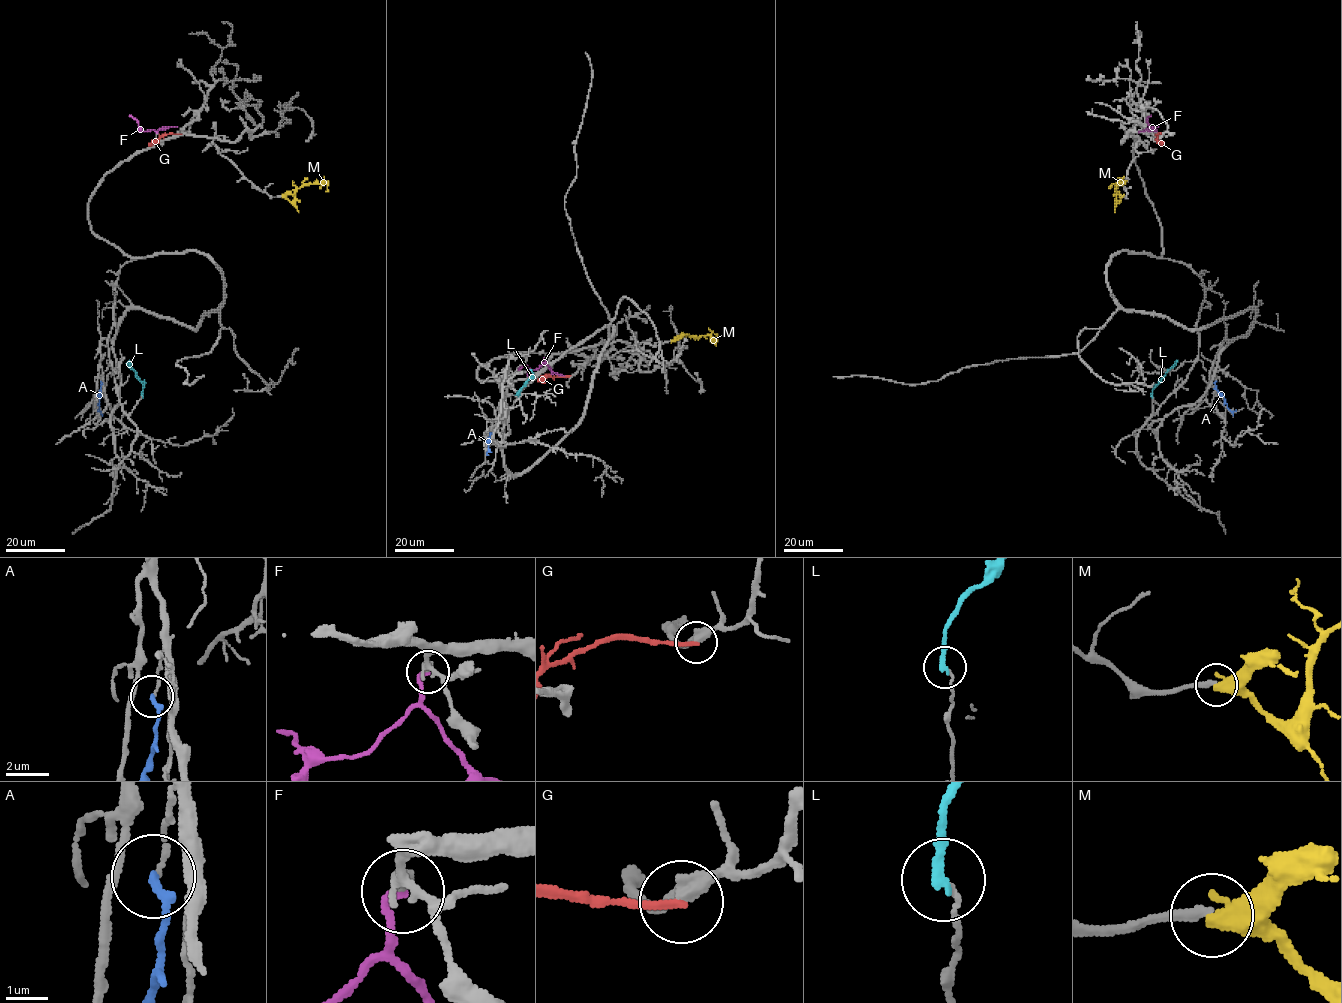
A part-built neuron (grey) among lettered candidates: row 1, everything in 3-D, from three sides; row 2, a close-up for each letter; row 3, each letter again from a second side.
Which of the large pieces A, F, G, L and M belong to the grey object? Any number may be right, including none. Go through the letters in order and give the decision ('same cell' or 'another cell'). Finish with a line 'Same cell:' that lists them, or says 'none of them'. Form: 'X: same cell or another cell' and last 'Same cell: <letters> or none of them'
A: another cell
F: same cell
G: another cell
L: another cell
M: another cell
Same cell: F

